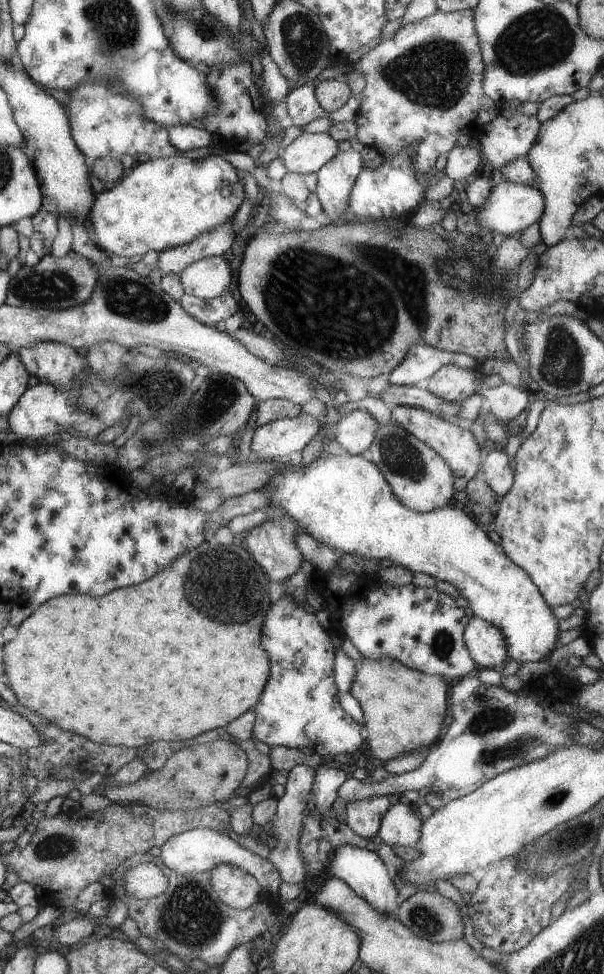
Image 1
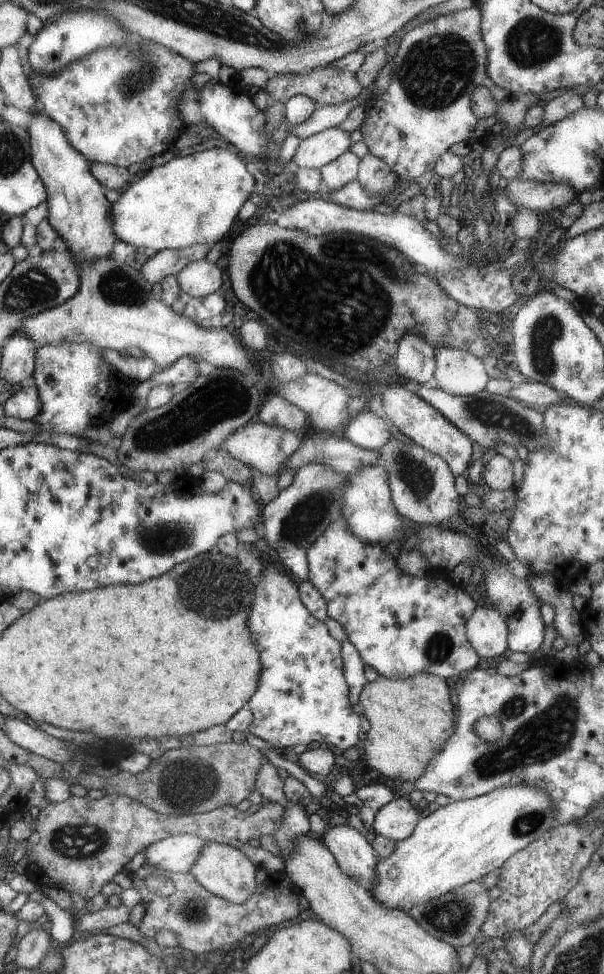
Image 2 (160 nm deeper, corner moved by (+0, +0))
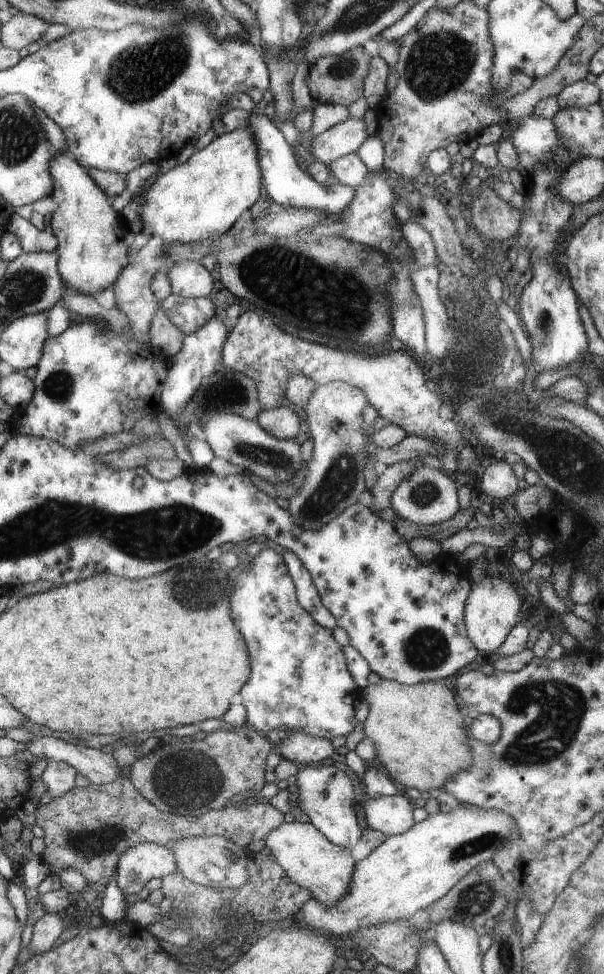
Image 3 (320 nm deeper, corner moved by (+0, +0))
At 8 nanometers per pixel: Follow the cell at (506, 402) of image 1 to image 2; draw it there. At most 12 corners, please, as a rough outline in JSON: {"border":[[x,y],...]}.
{"border":[[535,381],[513,384],[507,397],[540,410],[565,401]]}

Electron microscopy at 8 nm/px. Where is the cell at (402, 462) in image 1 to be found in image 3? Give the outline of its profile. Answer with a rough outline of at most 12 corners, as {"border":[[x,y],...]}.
{"border":[[415,466],[393,489],[389,507],[433,526],[459,506],[444,470]]}

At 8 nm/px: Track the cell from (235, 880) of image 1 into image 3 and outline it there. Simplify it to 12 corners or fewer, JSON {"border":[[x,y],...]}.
{"border":[[217,835],[166,845],[177,872],[212,889],[242,887],[247,851]]}

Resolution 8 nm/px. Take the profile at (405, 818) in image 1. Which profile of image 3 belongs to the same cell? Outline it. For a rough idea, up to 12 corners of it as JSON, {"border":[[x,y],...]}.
{"border":[[405,795],[358,803],[367,826],[387,837],[413,824],[413,808]]}

